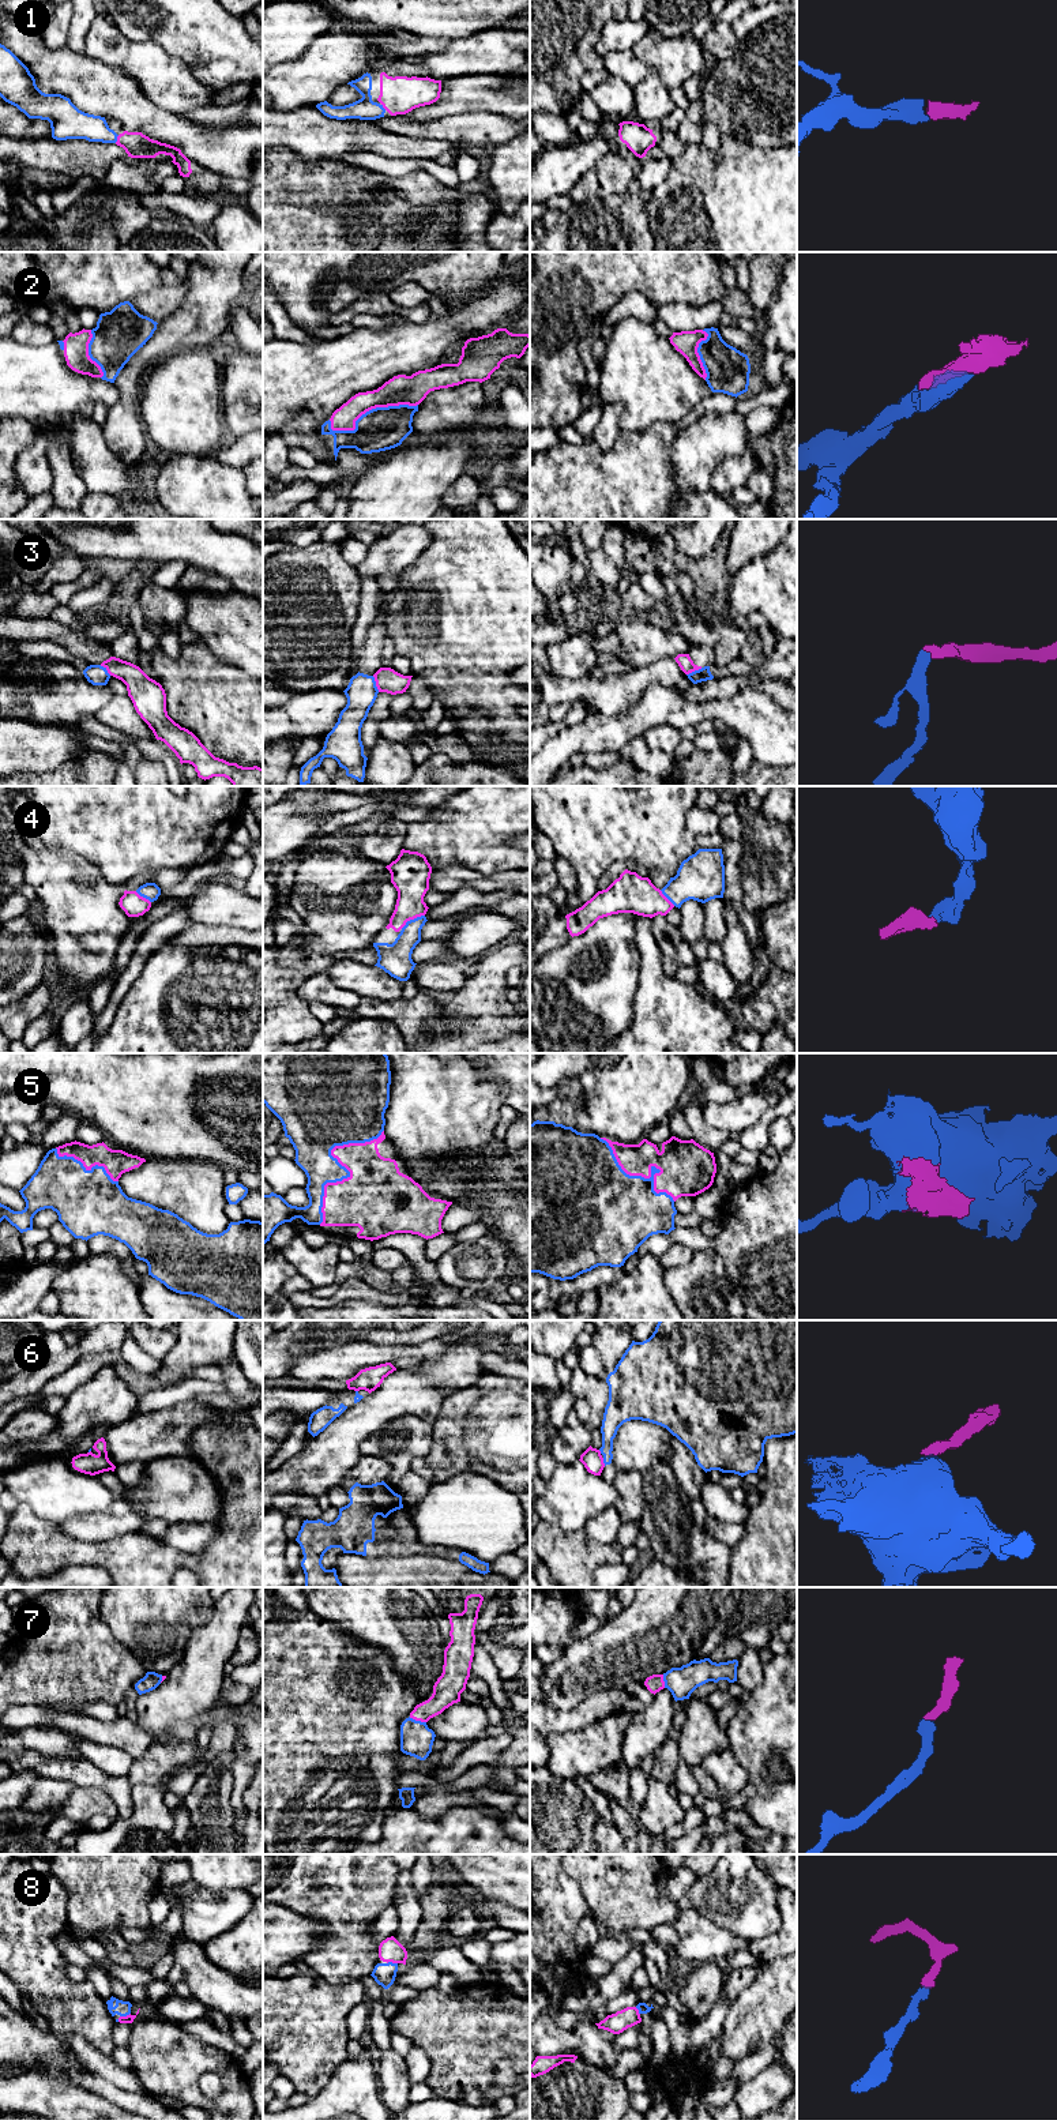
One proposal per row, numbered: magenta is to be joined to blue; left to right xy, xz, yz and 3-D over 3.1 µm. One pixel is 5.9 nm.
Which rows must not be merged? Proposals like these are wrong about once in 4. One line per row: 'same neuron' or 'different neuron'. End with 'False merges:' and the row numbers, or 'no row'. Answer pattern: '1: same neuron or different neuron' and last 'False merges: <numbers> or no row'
1: same neuron
2: same neuron
3: different neuron
4: same neuron
5: same neuron
6: same neuron
7: same neuron
8: same neuron
False merges: 3

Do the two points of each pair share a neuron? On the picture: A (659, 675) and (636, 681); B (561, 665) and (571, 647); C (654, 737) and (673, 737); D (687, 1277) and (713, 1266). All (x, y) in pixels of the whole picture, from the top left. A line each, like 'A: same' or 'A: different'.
A: same
B: same
C: same
D: same

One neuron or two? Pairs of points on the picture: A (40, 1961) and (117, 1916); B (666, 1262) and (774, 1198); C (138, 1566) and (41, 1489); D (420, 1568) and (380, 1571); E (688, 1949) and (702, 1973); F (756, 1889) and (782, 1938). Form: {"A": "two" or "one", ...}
{"A": "two", "B": "two", "C": "two", "D": "one", "E": "two", "F": "two"}

